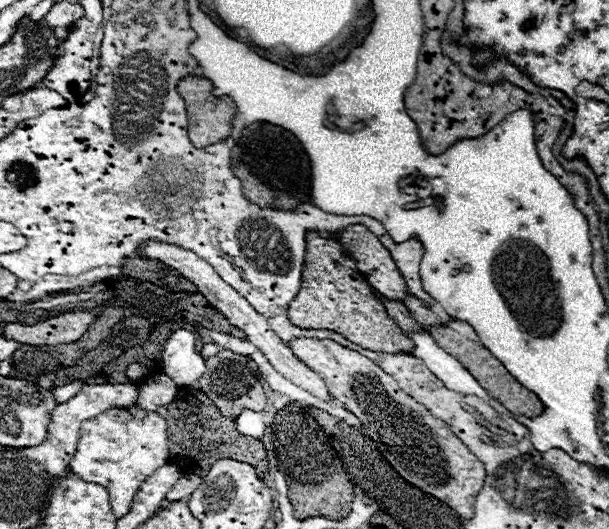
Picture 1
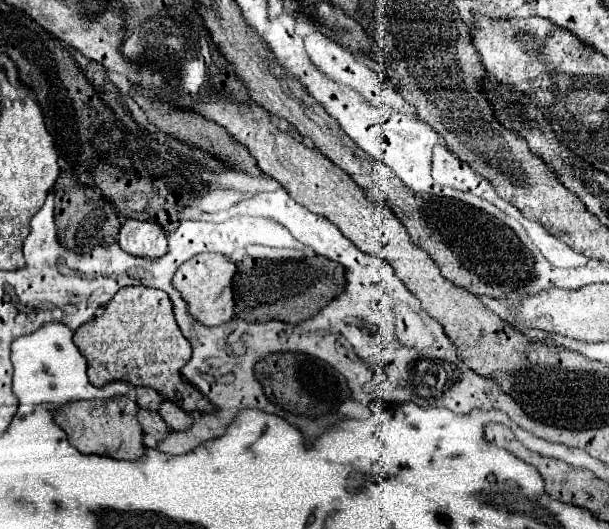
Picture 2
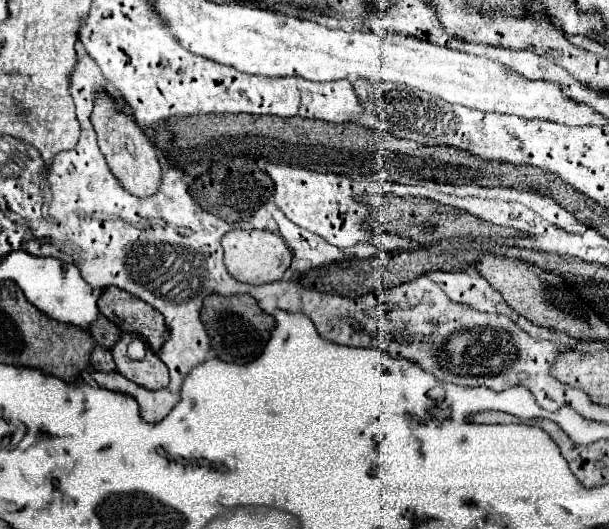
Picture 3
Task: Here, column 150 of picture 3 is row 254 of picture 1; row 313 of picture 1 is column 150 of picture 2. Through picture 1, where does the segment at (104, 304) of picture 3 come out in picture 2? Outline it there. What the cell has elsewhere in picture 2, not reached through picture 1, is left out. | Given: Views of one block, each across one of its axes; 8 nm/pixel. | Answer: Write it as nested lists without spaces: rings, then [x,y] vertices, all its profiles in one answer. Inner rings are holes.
[[[126,286],[116,292],[116,296],[106,304],[102,316],[92,318],[90,322],[82,324],[76,334],[74,334],[74,344],[82,352],[82,356],[88,362],[88,378],[94,386],[102,386],[110,380],[128,380],[134,386],[150,386],[156,388],[164,398],[176,402],[180,408],[188,412],[212,412],[214,406],[192,386],[184,384],[182,376],[182,366],[188,362],[192,354],[190,342],[182,336],[176,320],[174,320],[174,310],[172,302],[166,292],[148,288],[148,286]]]

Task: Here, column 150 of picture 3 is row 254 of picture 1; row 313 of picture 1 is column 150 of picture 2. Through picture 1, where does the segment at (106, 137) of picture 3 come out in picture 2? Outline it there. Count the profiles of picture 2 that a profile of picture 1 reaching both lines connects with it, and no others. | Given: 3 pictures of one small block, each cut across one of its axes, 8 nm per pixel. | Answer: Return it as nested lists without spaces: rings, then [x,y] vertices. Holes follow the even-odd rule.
[[[124,220],[118,244],[122,250],[134,256],[158,258],[166,252],[166,232],[158,222],[142,222],[142,220]]]

